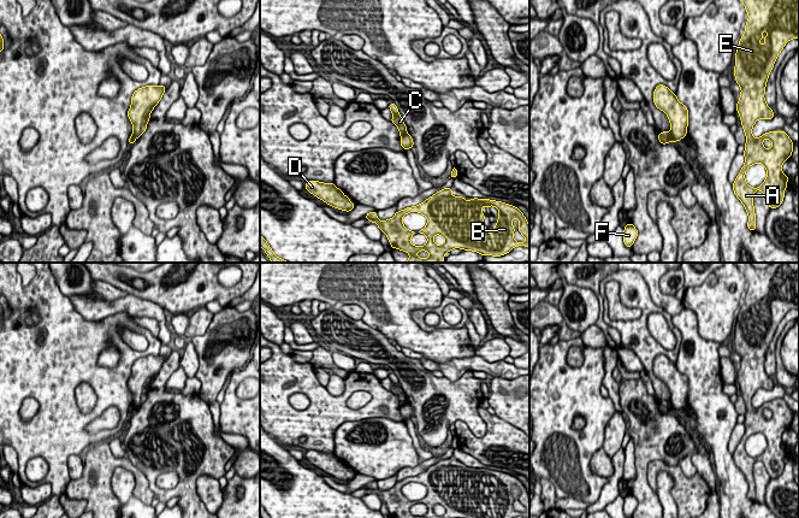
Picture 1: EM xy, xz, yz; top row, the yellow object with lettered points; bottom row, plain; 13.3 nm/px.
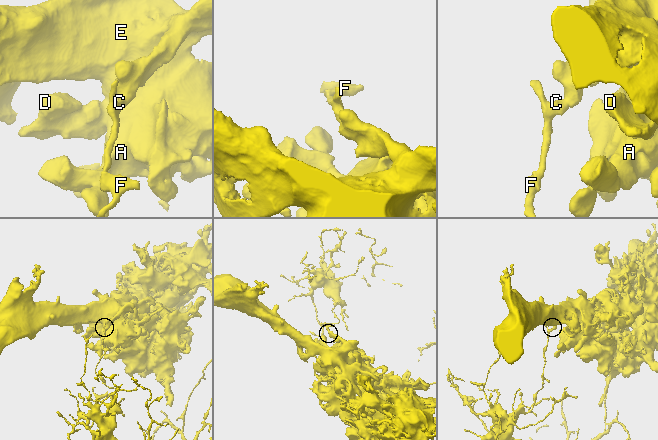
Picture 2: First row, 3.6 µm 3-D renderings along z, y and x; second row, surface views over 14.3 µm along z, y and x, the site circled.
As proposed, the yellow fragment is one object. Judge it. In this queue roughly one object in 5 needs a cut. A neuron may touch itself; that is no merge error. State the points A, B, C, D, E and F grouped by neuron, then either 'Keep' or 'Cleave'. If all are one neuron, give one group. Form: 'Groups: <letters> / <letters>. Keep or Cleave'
Groups: A B D E / C F. Cleave

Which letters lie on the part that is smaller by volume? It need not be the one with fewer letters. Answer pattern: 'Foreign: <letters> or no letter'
Foreign: C, F

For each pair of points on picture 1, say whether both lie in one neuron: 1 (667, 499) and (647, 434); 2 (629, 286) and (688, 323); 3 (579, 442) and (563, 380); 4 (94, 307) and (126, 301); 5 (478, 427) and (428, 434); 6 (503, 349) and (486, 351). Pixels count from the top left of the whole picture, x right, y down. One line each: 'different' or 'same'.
1: different
2: different
3: same
4: same
5: same
6: same

